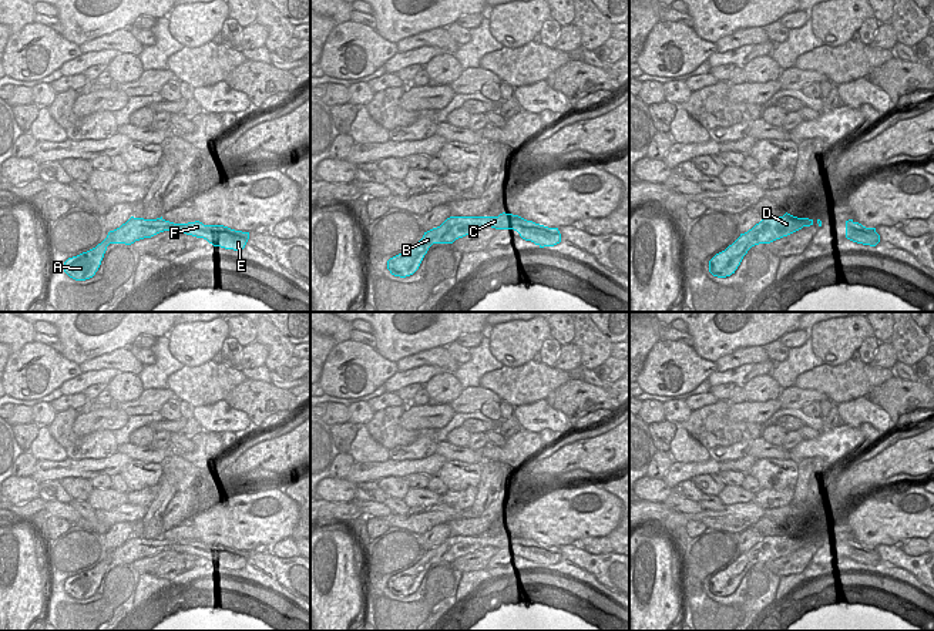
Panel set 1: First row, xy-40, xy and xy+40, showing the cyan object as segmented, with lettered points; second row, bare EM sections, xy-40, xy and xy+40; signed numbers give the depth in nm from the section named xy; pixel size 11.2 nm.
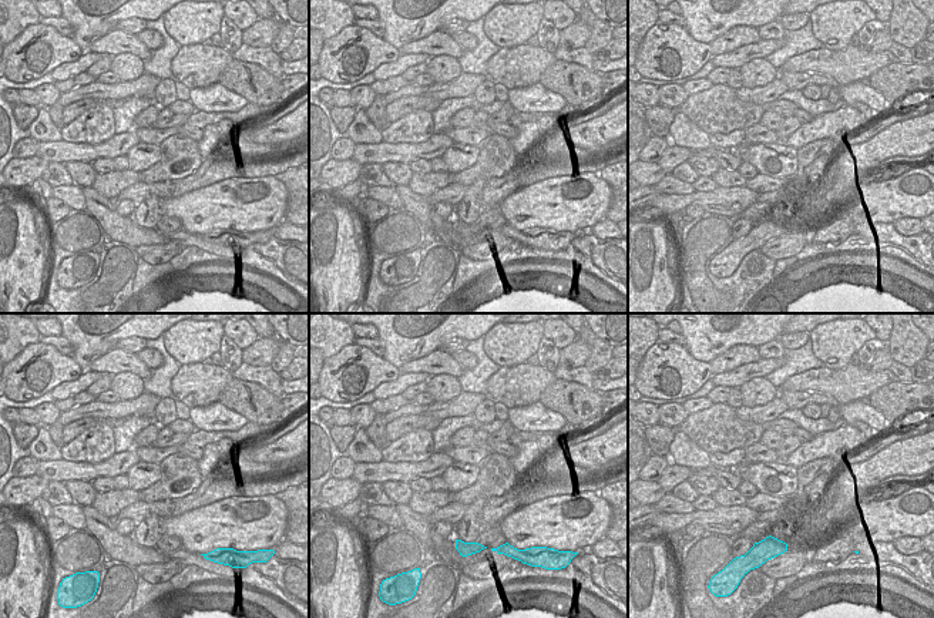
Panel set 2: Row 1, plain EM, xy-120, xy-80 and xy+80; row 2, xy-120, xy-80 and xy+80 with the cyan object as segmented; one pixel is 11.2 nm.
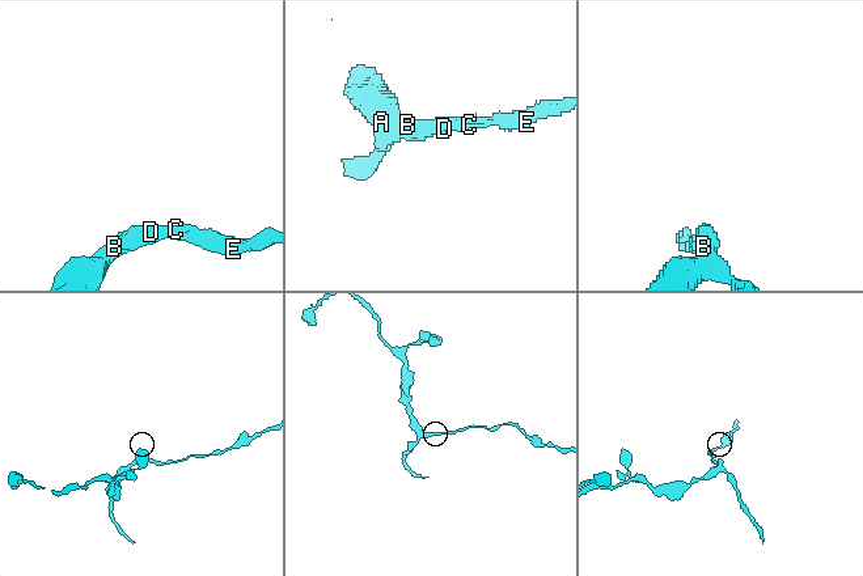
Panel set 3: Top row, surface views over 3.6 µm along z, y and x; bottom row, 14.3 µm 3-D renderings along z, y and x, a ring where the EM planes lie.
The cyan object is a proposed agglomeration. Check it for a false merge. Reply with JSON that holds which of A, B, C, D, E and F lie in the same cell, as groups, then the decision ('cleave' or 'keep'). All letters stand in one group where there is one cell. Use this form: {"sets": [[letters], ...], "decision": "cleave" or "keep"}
{"sets": [["A", "B", "C", "D", "E", "F"]], "decision": "keep"}

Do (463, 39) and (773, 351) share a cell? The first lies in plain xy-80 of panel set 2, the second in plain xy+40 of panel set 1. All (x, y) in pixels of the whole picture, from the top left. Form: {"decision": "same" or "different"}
{"decision": "same"}

